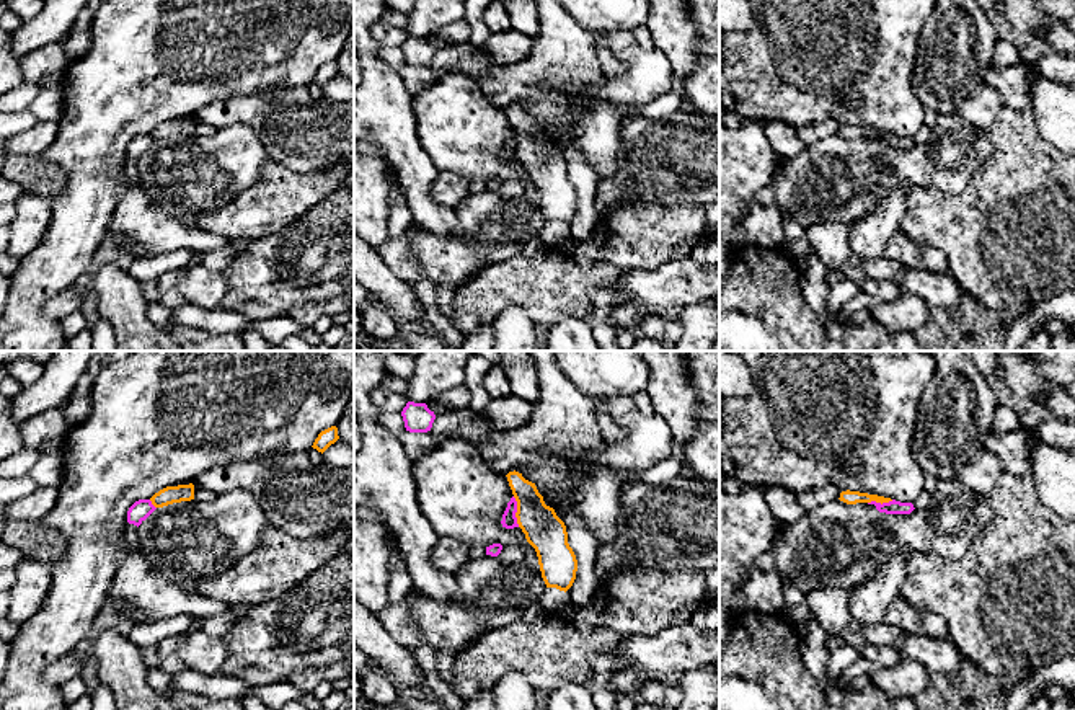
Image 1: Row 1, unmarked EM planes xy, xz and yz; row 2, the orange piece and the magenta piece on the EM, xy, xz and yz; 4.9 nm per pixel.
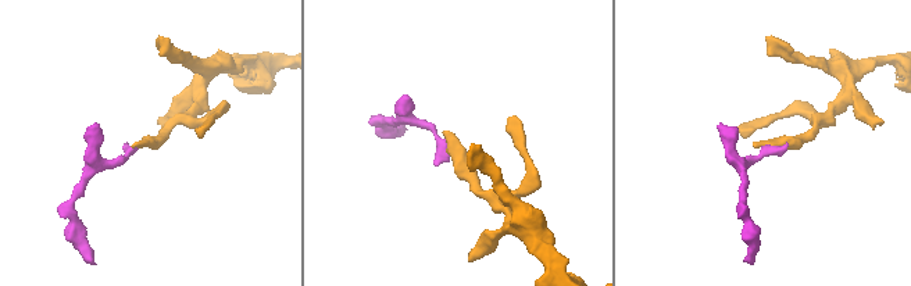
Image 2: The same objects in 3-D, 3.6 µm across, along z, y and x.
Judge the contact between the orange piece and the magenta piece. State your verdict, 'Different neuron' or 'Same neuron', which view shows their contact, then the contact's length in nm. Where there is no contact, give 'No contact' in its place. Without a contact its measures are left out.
Different neuron. Touches orange in xz. Shared border 160 nm

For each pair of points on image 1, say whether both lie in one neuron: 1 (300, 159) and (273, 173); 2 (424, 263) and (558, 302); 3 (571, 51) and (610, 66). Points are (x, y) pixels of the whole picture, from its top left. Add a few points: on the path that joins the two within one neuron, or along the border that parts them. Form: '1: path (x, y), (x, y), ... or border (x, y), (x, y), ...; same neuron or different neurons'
1: border (269, 157), (296, 172), (307, 173); different neurons
2: border (504, 261), (486, 265), (475, 271), (455, 291); different neurons
3: border (592, 33), (592, 48), (606, 75); different neurons

